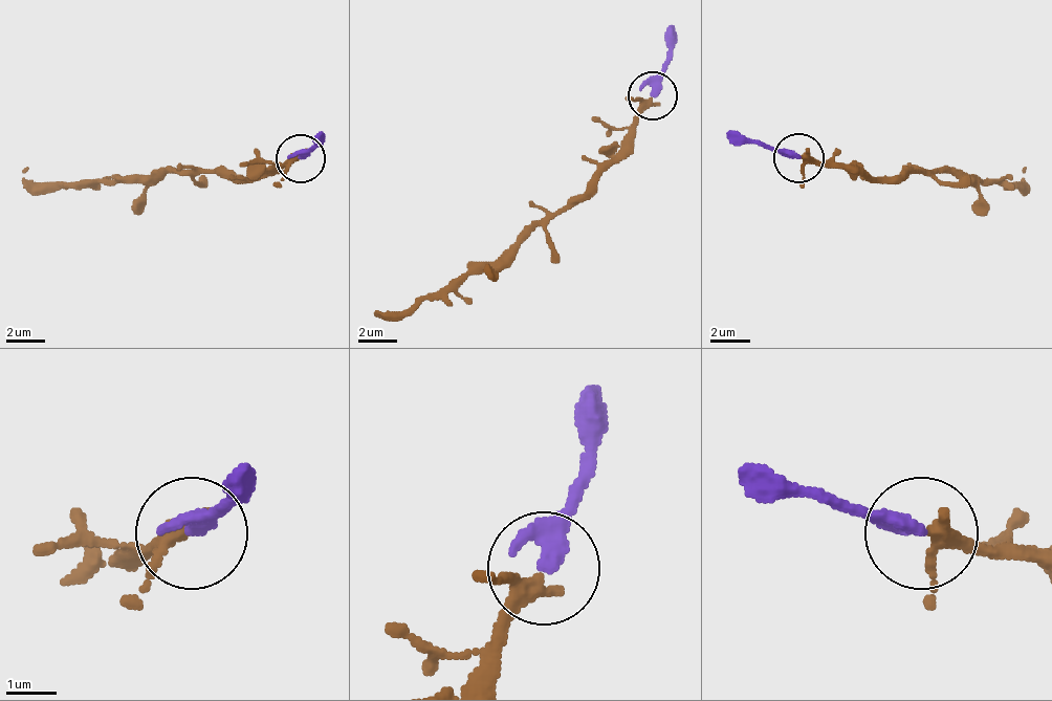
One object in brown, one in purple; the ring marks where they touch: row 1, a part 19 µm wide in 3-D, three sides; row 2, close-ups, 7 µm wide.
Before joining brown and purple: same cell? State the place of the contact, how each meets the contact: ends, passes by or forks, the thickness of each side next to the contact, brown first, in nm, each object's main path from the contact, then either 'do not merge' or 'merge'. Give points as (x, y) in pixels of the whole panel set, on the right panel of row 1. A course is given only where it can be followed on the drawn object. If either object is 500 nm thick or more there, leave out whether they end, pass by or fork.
at (798, 157); brown passes by; purple passes by; 280 nm thick on the brown side, 260 nm on the other; brown runs (800, 159), (849, 163), (899, 178), (918, 174), (972, 174), (1027, 183), (1023, 174), (1027, 169); purple runs (800, 159), (725, 134); merge

